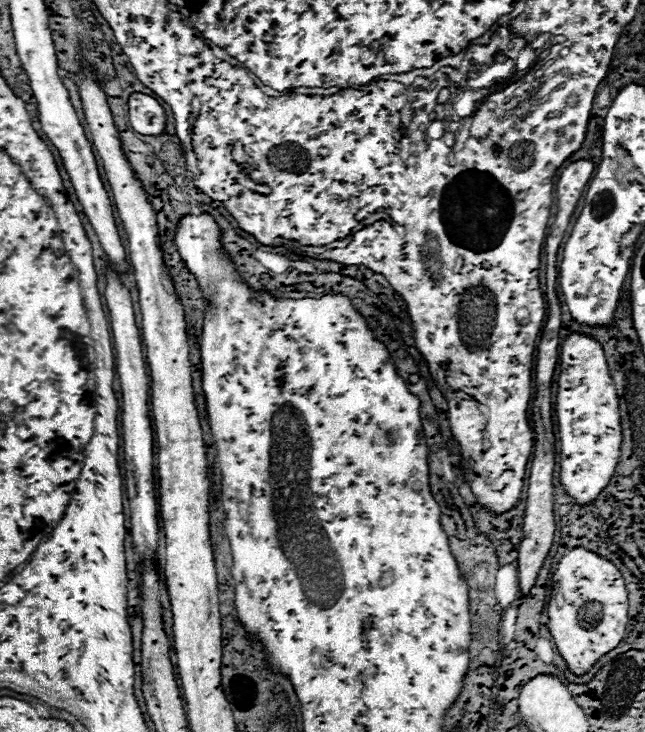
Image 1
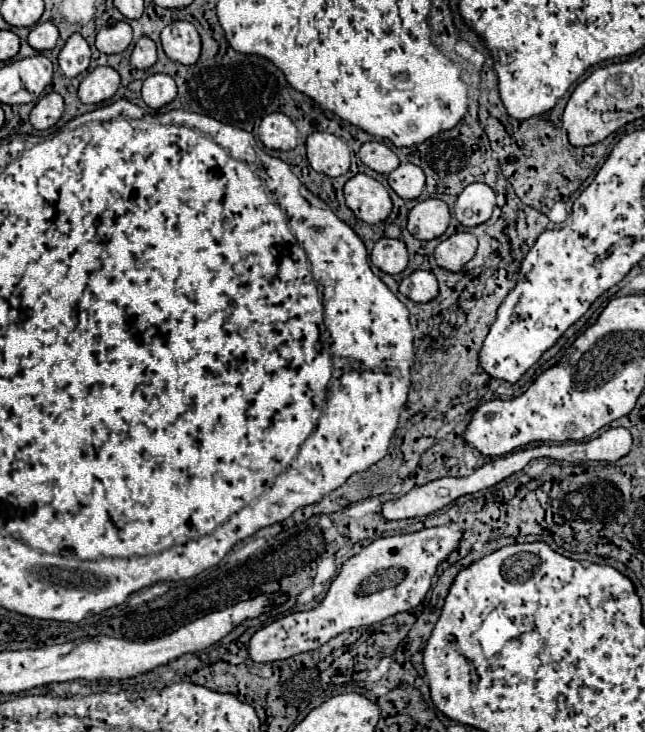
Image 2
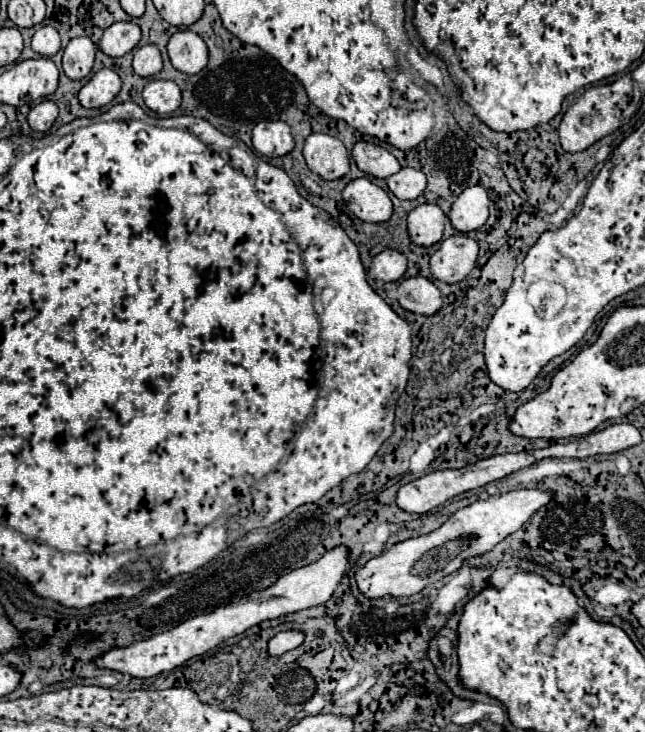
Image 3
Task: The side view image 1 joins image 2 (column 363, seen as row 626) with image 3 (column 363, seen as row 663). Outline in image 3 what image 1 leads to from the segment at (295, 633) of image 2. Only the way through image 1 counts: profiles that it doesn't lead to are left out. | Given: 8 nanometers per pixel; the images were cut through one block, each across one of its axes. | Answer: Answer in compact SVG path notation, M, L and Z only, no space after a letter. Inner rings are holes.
M514 490L498 498L492 496L488 500L474 502L472 506L454 512L438 530L398 542L380 556L370 558L354 576L358 590L366 598L400 598L418 594L428 584L434 584L458 570L466 558L492 550L508 534L514 534L538 508L548 504L550 498L550 492Z

